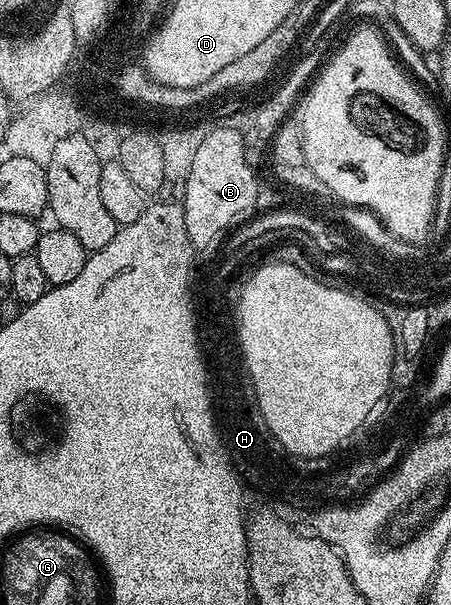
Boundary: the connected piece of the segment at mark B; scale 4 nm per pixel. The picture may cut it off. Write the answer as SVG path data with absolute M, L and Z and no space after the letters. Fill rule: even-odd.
M220 124L216 130L207 130L194 159L187 182L183 184L181 205L185 212L188 242L210 245L210 241L226 229L232 221L244 223L256 213L257 196L261 187L255 179L252 159L247 157L243 133L240 129Z

